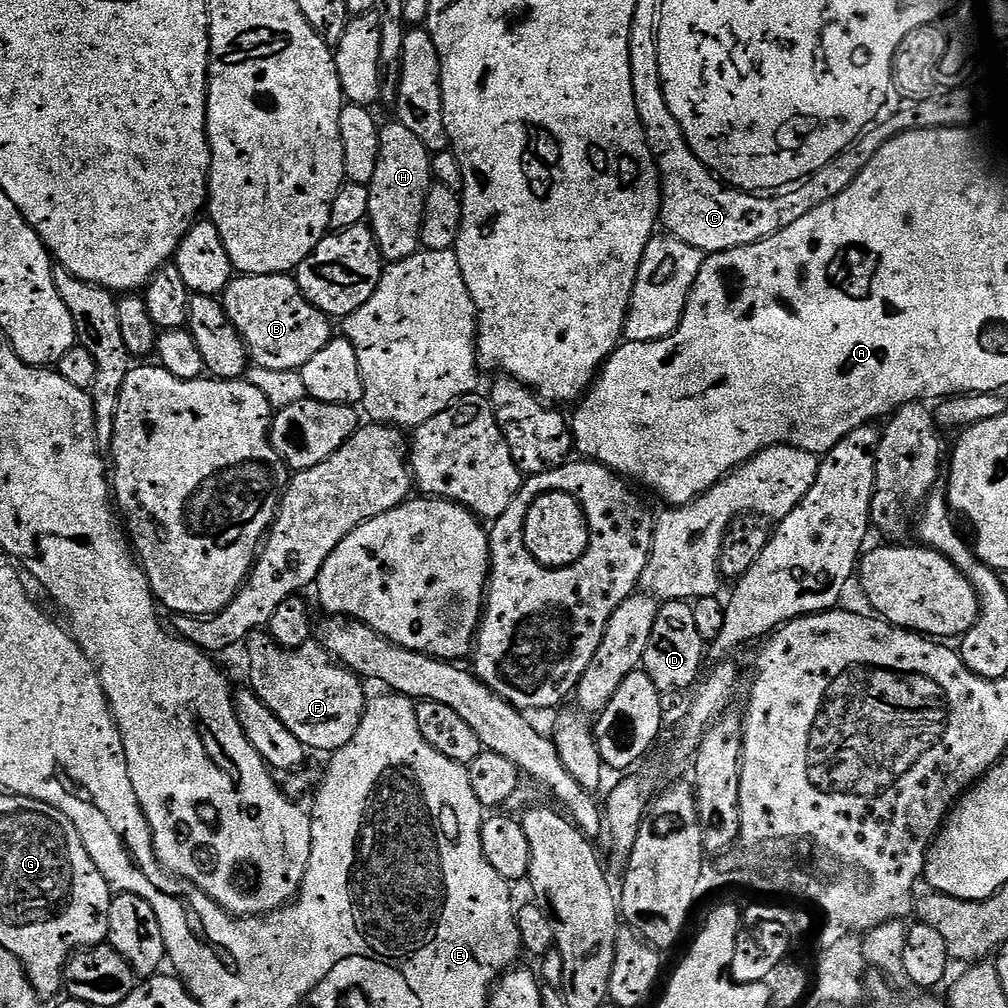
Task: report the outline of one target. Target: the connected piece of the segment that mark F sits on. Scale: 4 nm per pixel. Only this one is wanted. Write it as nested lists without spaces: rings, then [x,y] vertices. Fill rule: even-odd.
[[[261,630],[248,636],[247,646],[251,691],[284,723],[294,738],[303,742],[305,749],[317,748],[331,754],[352,741],[366,707],[361,677],[337,662],[320,642],[283,648],[272,641],[267,631]]]

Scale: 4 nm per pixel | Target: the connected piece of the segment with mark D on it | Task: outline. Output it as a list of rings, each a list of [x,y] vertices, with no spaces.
[[[683,600],[661,603],[654,630],[650,634],[650,642],[646,642],[642,665],[643,671],[647,672],[656,689],[662,694],[668,694],[678,691],[679,688],[688,688],[692,683],[695,685],[701,679],[700,667],[704,664],[704,652],[706,656],[706,642],[702,634],[698,634],[692,604]]]

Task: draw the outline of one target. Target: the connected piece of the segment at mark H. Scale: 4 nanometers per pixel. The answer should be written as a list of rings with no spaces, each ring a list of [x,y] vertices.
[[[398,122],[384,124],[380,129],[380,153],[374,166],[374,176],[368,183],[367,223],[380,247],[385,261],[395,262],[410,258],[421,251],[420,227],[424,217],[424,202],[433,179],[432,161],[426,146],[418,142],[406,126]]]

